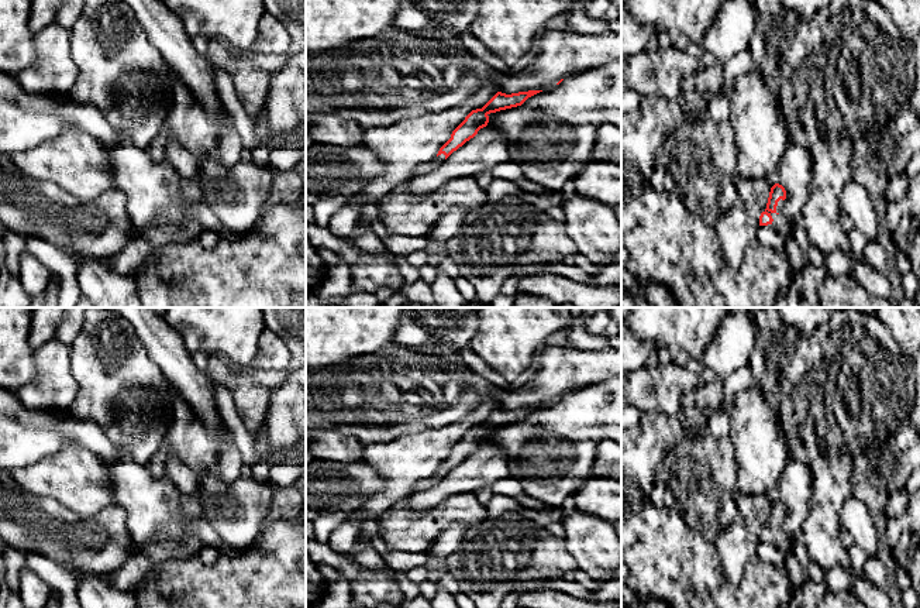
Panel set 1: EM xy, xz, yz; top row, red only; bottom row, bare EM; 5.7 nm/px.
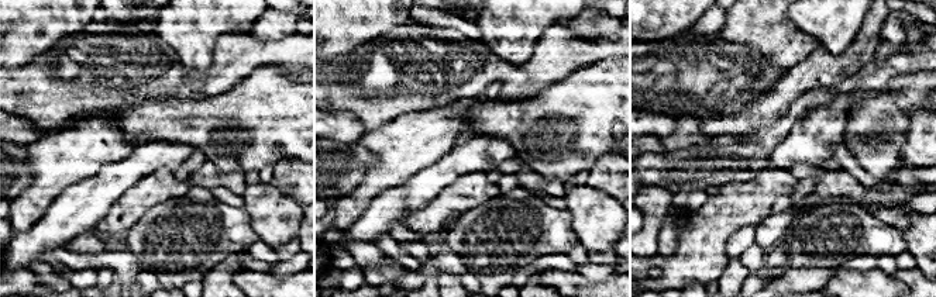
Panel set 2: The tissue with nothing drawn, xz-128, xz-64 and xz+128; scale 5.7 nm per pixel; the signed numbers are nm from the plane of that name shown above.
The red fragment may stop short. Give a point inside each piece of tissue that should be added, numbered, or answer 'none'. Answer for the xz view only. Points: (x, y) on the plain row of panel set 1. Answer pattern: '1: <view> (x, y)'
1: xz (423, 484)

